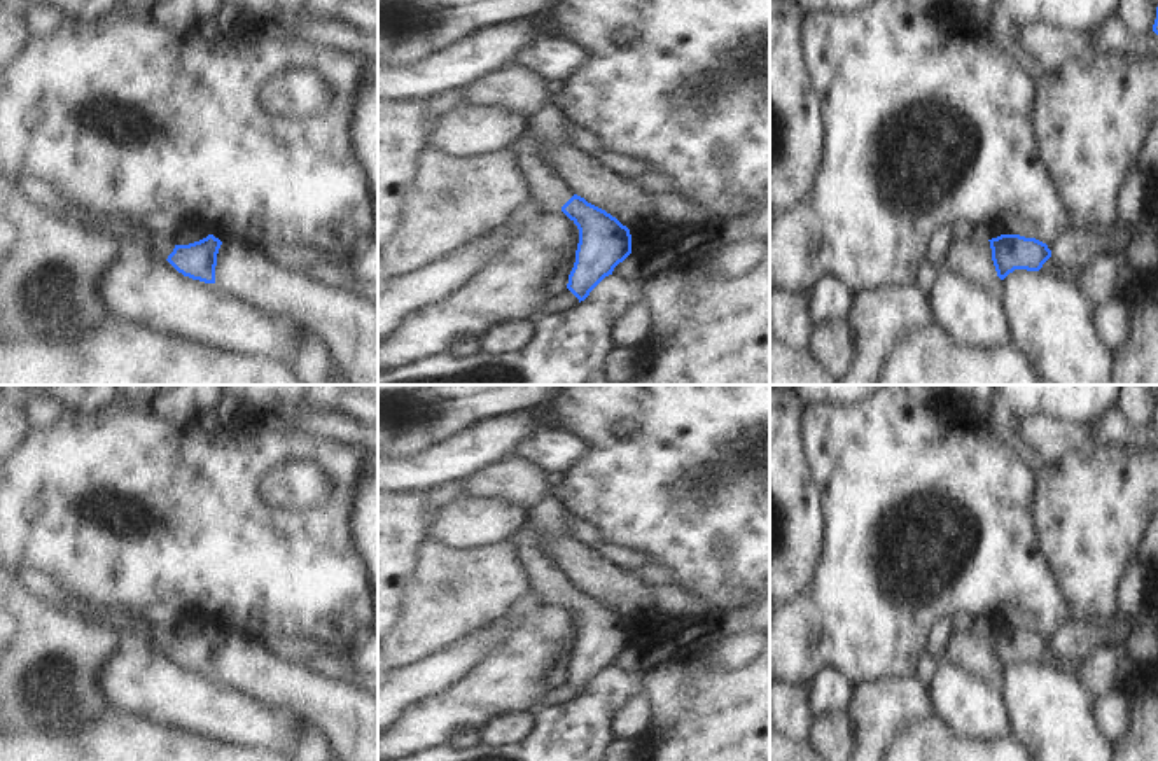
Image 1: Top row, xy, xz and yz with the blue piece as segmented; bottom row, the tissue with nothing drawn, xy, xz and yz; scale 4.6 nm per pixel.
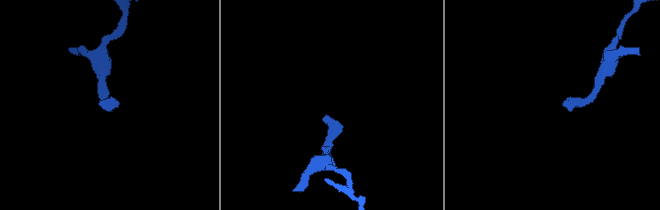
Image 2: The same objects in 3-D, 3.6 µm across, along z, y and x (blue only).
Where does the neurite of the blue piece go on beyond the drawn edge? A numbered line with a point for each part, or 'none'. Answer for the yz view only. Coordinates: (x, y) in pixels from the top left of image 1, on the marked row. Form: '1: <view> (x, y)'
none

